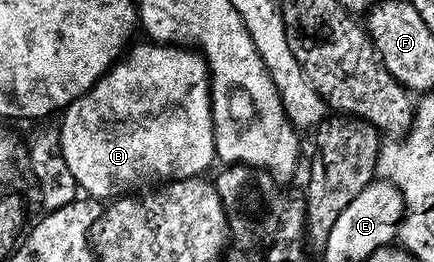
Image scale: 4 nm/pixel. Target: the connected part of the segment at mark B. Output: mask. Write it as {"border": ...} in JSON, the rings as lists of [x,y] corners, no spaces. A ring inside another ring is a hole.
{"border":[[[135,43],[105,76],[83,96],[73,100],[60,116],[62,148],[68,170],[77,187],[99,202],[109,202],[171,180],[201,177],[205,173],[202,171],[216,160],[210,68],[205,56],[190,46],[145,43]]]}

